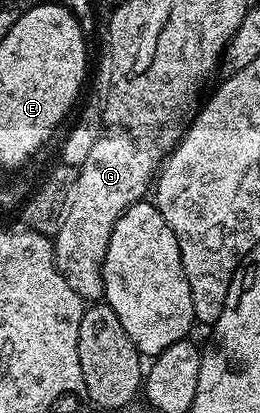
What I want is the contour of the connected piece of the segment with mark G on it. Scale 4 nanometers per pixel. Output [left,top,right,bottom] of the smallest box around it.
[52,132,160,300]

